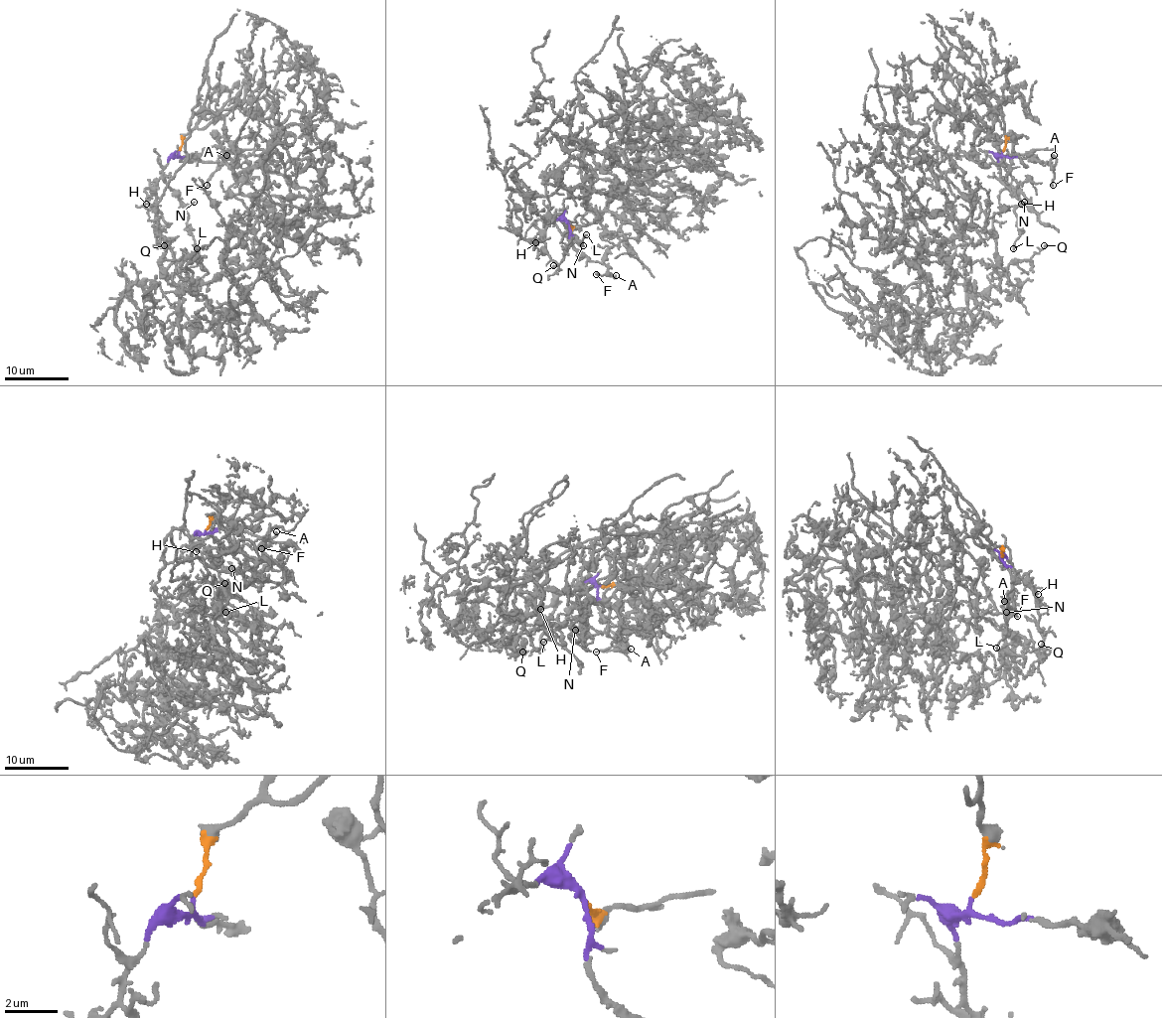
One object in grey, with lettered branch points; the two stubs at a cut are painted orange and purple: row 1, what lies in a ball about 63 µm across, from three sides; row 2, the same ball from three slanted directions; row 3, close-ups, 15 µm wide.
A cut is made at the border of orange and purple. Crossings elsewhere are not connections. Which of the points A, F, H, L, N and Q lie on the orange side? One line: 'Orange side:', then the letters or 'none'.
Orange side: Q

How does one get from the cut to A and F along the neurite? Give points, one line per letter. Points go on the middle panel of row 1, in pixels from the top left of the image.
A: (567, 223), (569, 241), (591, 260), (601, 261), (615, 276)
F: (567, 223), (569, 241), (591, 260), (601, 261), (607, 269), (604, 274), (596, 274)

